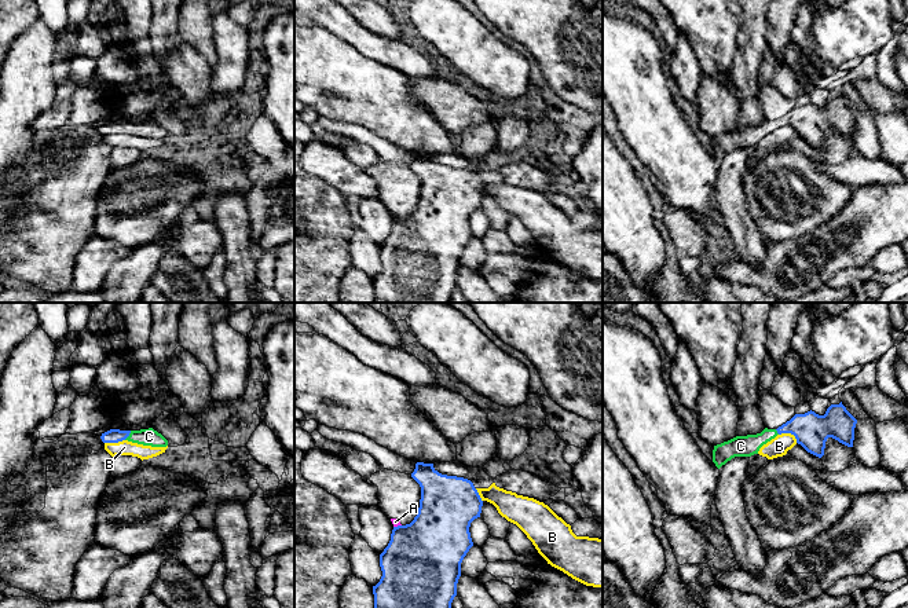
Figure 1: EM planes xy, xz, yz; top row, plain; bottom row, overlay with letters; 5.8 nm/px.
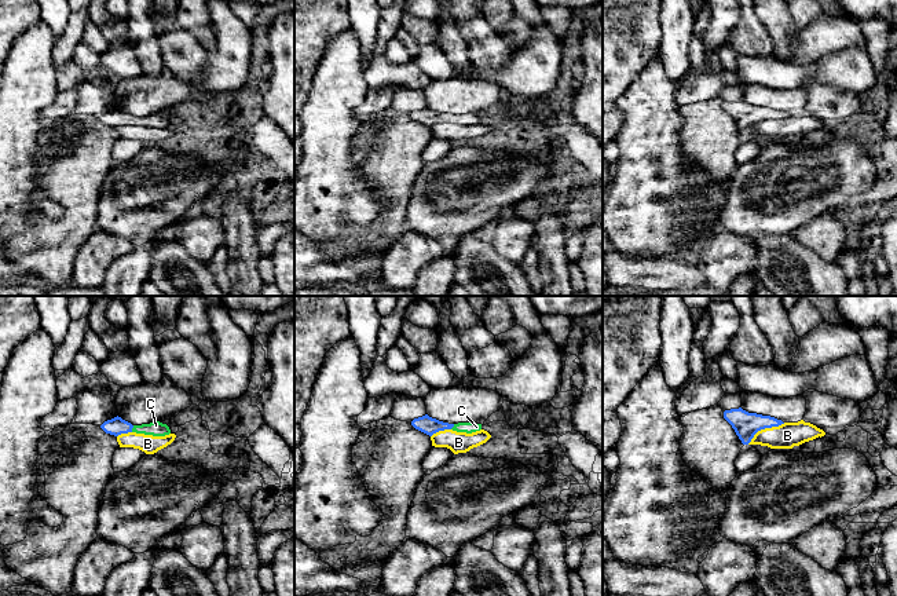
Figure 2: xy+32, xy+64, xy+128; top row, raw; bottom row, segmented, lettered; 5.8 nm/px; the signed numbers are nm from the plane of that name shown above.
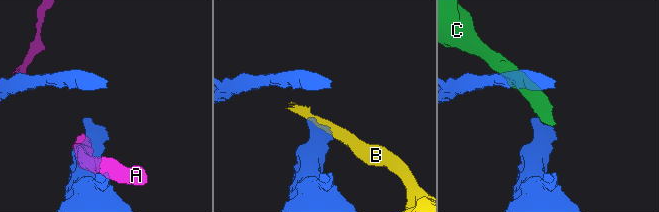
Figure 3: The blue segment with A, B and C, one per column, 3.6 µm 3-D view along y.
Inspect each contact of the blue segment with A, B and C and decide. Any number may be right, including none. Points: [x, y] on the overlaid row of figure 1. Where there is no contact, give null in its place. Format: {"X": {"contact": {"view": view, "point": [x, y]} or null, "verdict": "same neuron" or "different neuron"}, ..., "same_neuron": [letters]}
{"A": {"contact": {"view": "xz", "point": [398, 526]}, "verdict": "different neuron"}, "B": {"contact": {"view": "yz", "point": [790, 432]}, "verdict": "different neuron"}, "C": {"contact": {"view": "xy", "point": [128, 435]}, "verdict": "same neuron"}, "same_neuron": ["C"]}

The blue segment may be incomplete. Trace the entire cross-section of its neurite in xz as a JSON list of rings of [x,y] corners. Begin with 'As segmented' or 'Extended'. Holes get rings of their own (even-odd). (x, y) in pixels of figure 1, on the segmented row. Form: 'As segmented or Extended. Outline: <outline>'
As segmented. Outline: [[[417,462],[411,477],[421,487],[418,513],[410,524],[393,527],[391,541],[380,554],[382,576],[373,586],[374,608],[451,608],[461,576],[461,563],[473,546],[469,527],[480,517],[483,501],[471,480],[442,475],[433,464]]]

